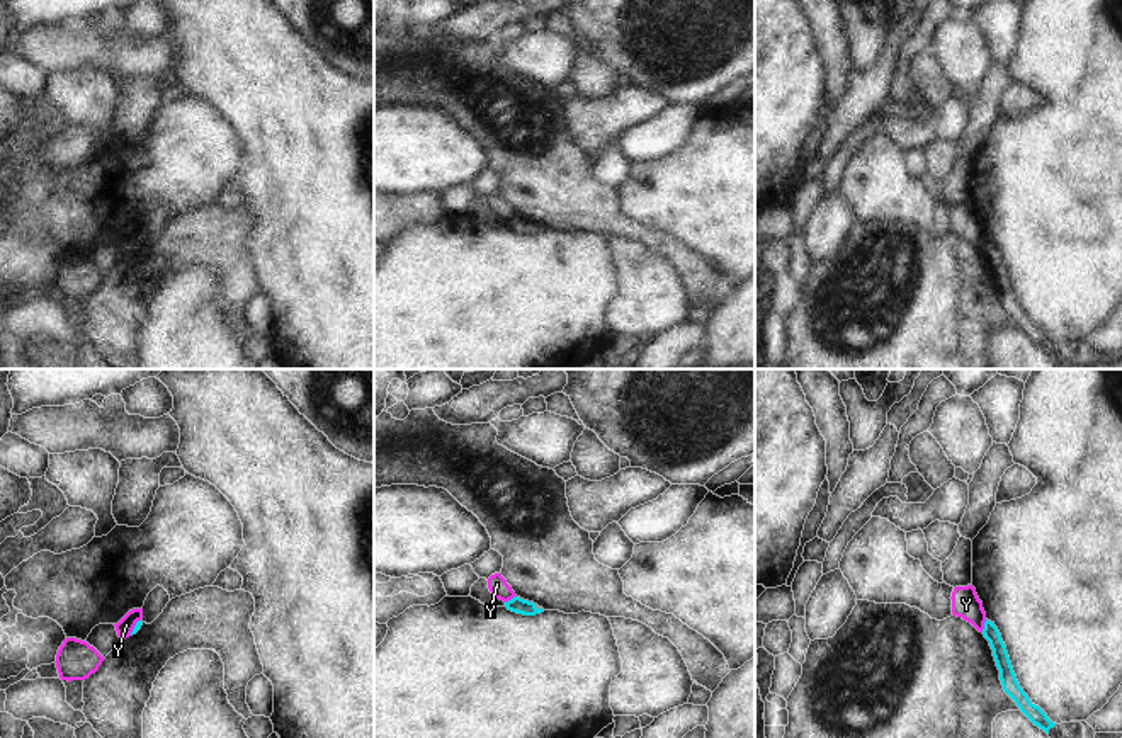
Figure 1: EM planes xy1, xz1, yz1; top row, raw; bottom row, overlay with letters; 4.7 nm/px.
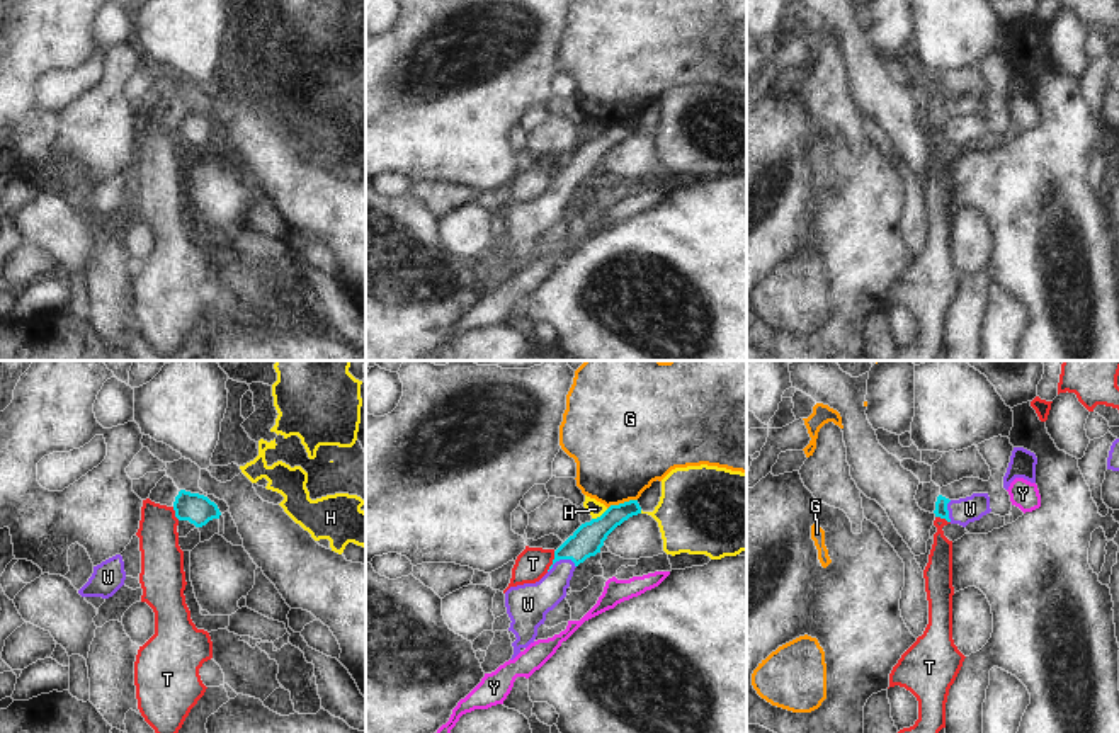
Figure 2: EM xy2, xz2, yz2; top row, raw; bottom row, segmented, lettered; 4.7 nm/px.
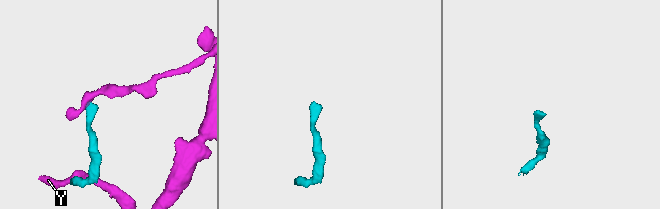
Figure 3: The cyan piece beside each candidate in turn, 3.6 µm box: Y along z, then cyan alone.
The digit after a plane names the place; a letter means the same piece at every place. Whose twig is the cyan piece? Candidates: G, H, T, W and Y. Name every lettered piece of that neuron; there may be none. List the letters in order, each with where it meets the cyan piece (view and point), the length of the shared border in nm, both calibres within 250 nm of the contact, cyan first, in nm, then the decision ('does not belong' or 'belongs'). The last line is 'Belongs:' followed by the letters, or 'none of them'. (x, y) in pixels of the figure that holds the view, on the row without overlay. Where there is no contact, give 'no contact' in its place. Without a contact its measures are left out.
G: contact xz2 (621, 123); length 150 nm; calibres 150 and 420 nm; does not belong
H: contact xz2 (601, 135); length 90 nm; calibres 150 and 70 nm; does not belong
T: contact xz2 (553, 181); length 100 nm; calibres 150 and 160 nm; does not belong
W: contact xz2 (560, 177); length 140 nm; calibres 150 and 180 nm; belongs
Y: contact yz1 (985, 245); length 70 nm; calibres 70 and 140 nm; does not belong
Belongs: W

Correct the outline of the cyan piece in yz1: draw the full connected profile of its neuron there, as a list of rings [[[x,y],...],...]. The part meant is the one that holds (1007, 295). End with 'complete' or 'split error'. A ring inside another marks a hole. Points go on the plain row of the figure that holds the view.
[[[988,240],[984,241],[983,248],[984,257],[989,260],[989,265],[993,269],[993,275],[996,281],[996,286],[1000,289],[1000,299],[1003,304],[1003,309],[1017,321],[1020,330],[1040,349],[1044,349],[1049,354],[1049,349],[1056,345],[1047,333],[1035,325],[1028,315],[1020,306],[1017,294],[1013,291],[1006,265],[1001,258],[1001,253],[994,241]]]; complete

